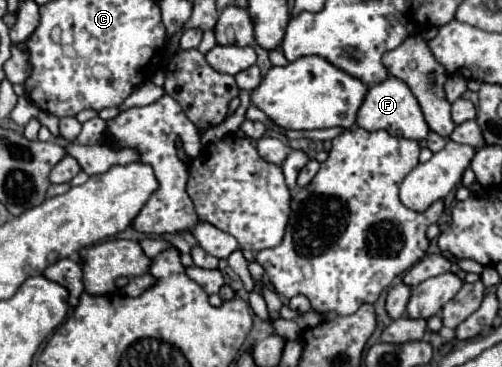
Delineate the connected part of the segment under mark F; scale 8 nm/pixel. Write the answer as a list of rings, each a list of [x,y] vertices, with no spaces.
[[[387,76],[383,82],[369,86],[365,100],[357,112],[357,126],[365,128],[369,132],[387,130],[393,136],[403,136],[409,140],[423,140],[429,134],[429,126],[423,118],[423,112],[419,108],[417,98],[409,90],[409,86],[395,76]]]

